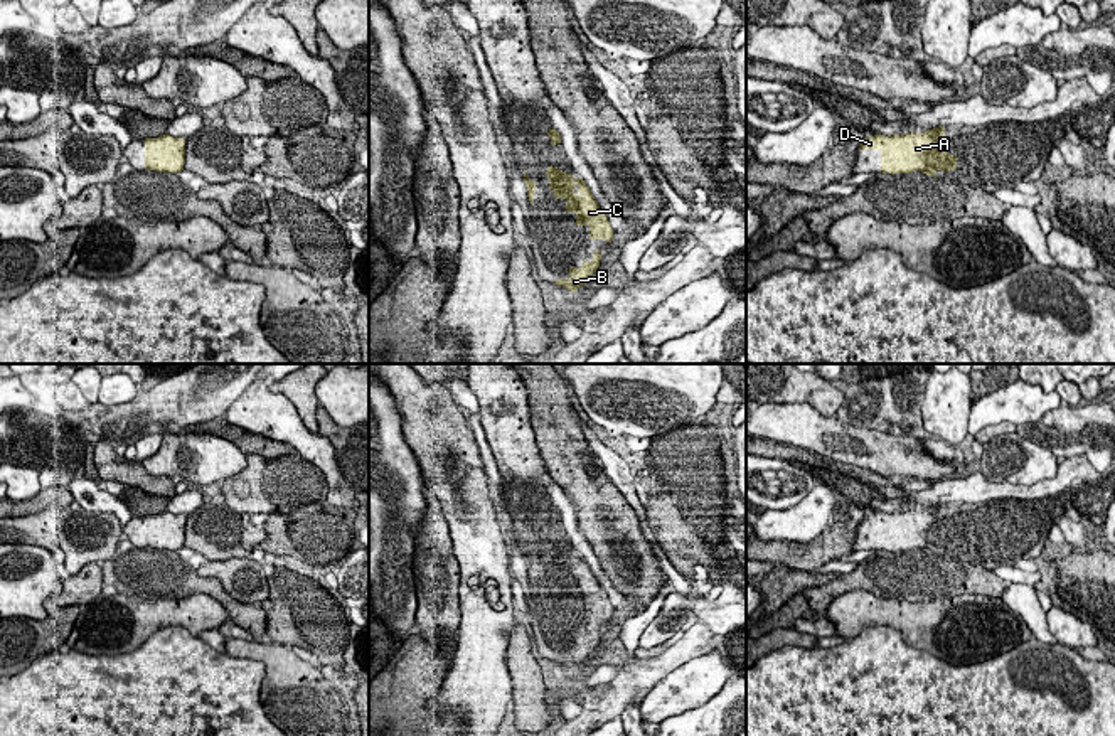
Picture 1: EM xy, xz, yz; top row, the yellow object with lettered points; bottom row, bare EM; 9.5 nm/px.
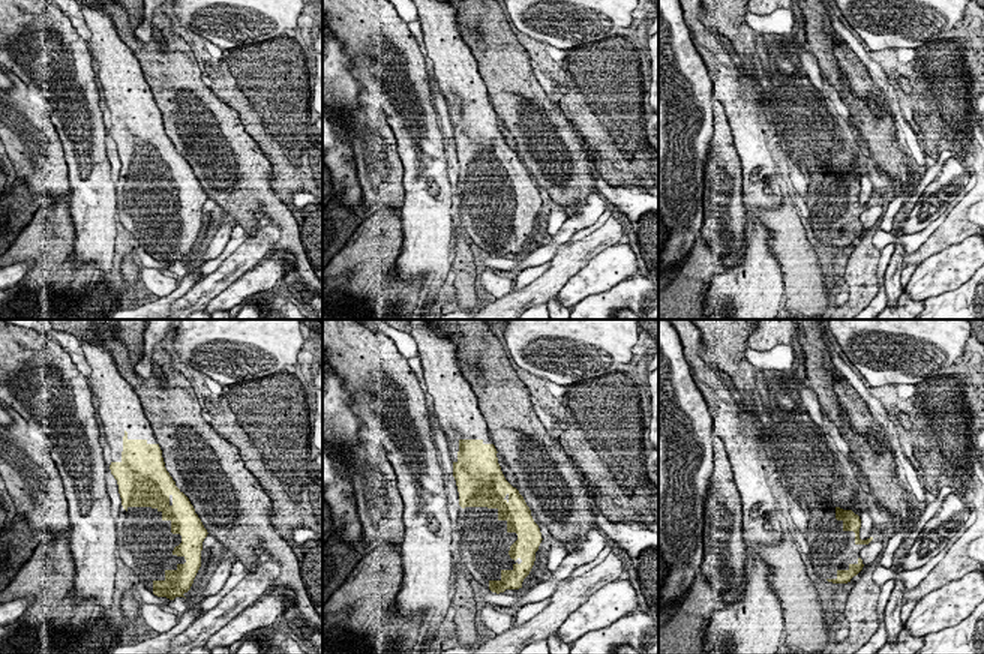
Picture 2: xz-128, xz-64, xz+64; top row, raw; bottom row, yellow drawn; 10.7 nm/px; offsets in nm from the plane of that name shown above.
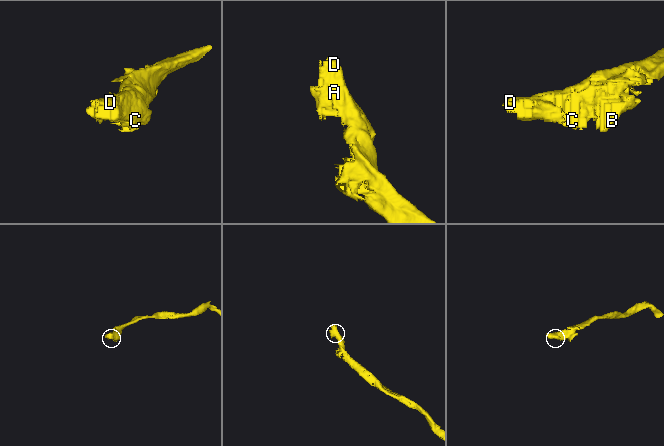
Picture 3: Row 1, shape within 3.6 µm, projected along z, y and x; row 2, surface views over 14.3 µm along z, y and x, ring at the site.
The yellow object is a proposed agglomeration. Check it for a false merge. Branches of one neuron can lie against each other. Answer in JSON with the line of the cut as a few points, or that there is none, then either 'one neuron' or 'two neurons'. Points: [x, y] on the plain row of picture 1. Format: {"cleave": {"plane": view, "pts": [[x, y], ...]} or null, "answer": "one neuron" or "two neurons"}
{"cleave": null, "answer": "one neuron"}

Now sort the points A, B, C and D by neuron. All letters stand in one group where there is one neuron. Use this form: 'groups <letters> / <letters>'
groups A B C D

